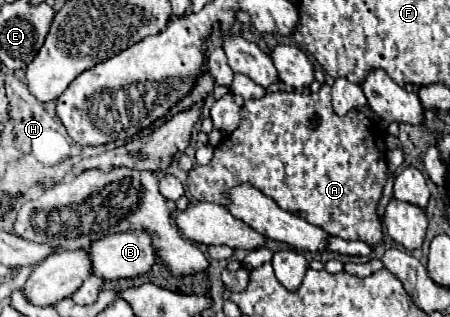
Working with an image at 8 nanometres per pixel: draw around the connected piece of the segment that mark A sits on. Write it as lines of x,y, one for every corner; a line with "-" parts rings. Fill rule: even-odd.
322,84
322,88
312,94
312,92
274,92
274,94
266,94
264,98
260,100
246,100
244,106
242,106
242,124
222,140
220,146
216,146
214,150
214,158
208,166
196,166
188,172
188,190
190,194
200,200
200,202
214,202
214,204
228,204
228,192
230,188
236,188
244,182
252,184
256,190
260,190
264,196
272,198
282,210
288,210
308,222
312,222
314,226
320,226
322,230
326,230
330,236
338,236
338,238
344,238
344,240
362,240
362,242
368,242
370,246
376,246
380,240
382,240
382,222
376,214
376,208
380,204
380,198
382,198
382,190
384,190
384,184
388,180
388,162
386,162
386,144
384,144
384,136
380,134
380,128
368,120
362,112
358,110
352,110
348,112
346,116
338,116
334,110
332,110
332,104
330,104
330,86
328,84
-
316,120
316,126
312,128
310,122

